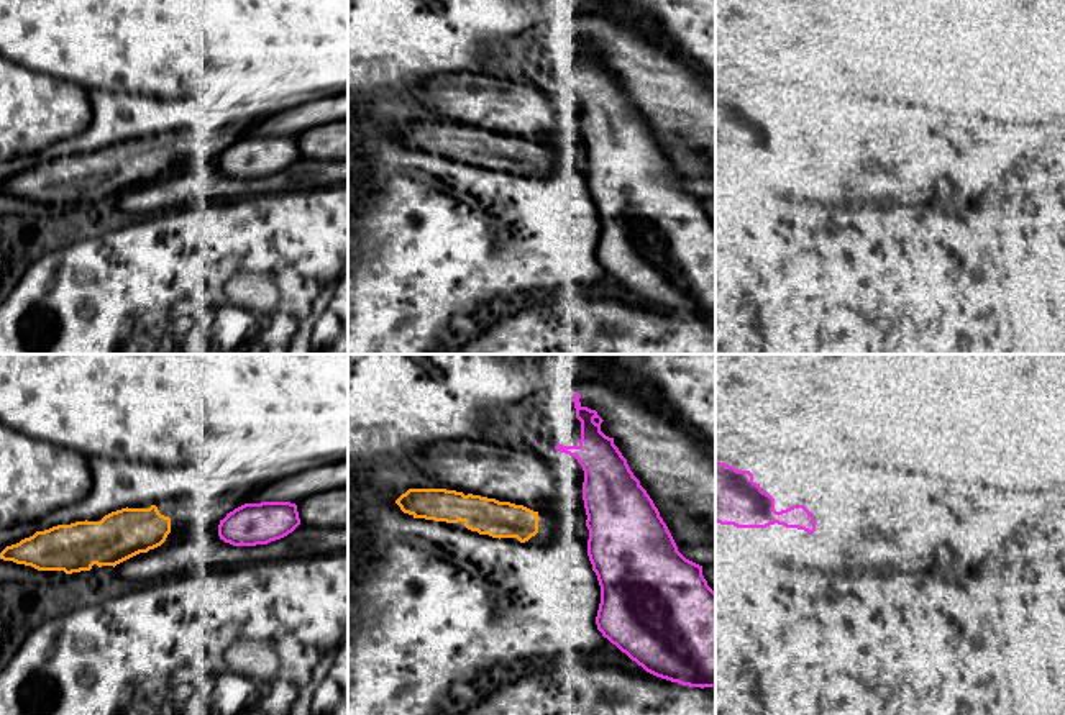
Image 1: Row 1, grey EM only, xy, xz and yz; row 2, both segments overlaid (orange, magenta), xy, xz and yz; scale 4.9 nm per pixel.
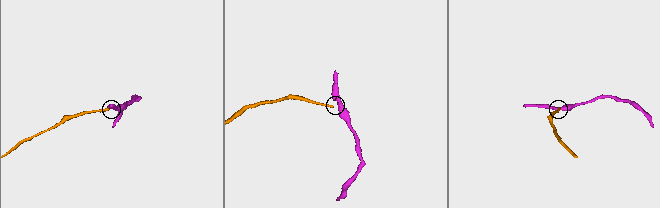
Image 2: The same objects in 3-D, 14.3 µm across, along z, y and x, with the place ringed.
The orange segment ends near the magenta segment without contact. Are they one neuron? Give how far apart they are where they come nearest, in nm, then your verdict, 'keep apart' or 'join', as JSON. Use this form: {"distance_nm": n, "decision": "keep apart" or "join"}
{"distance_nm": 220, "decision": "keep apart"}

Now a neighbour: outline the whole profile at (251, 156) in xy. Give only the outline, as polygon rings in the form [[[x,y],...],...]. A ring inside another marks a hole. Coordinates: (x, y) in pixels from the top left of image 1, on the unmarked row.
[[[245,136],[220,153],[218,169],[233,179],[256,179],[281,172],[299,157],[300,151],[295,136]]]

